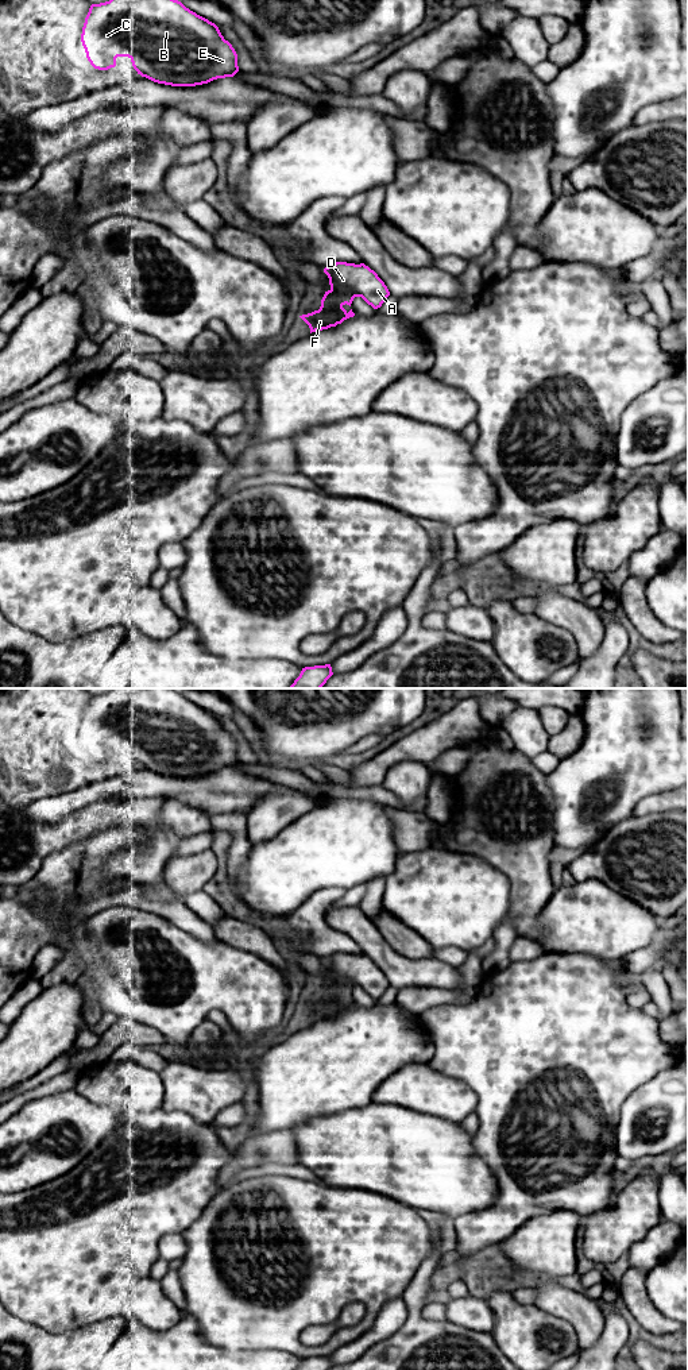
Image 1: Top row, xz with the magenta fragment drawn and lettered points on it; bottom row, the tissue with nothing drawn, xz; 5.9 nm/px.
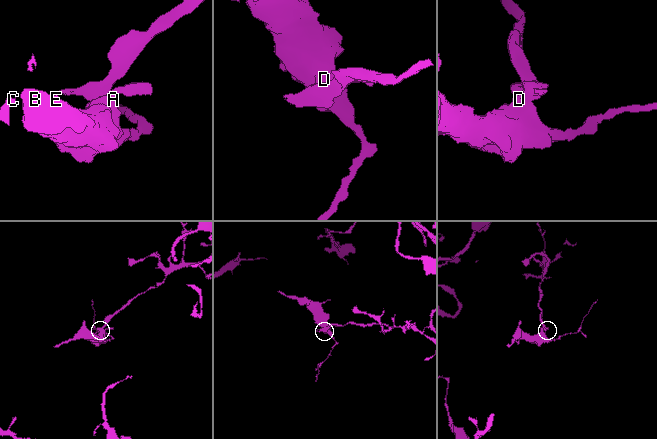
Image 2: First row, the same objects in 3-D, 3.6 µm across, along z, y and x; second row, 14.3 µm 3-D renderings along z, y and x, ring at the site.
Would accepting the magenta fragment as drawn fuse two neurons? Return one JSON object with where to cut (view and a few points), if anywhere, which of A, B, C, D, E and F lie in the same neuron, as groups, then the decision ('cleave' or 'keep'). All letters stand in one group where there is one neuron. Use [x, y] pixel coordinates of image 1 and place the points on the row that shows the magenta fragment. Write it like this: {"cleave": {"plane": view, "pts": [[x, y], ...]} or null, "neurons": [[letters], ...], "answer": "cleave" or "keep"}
{"cleave": {"plane": "xz", "pts": [[321, 304], [329, 307], [341, 305]]}, "neurons": [["A", "B", "C", "D", "E"], ["F"]], "answer": "cleave"}

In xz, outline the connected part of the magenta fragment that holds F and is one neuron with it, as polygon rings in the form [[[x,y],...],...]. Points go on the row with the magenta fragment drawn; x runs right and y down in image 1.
[[[321,305],[318,310],[314,310],[308,314],[299,316],[310,328],[310,333],[316,331],[328,329],[331,327],[336,327],[341,324],[344,320],[353,317],[355,313],[352,309],[347,312],[343,305],[337,308],[329,308],[326,305]]]

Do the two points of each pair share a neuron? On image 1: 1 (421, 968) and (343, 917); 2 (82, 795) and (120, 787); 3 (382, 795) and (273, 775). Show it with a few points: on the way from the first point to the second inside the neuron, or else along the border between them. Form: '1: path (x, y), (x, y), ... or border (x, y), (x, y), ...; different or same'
1: path (402, 968), (395, 968), (362, 934); same
2: path (92, 794), (111, 788); same
3: path (355, 792), (331, 791), (300, 782); same

